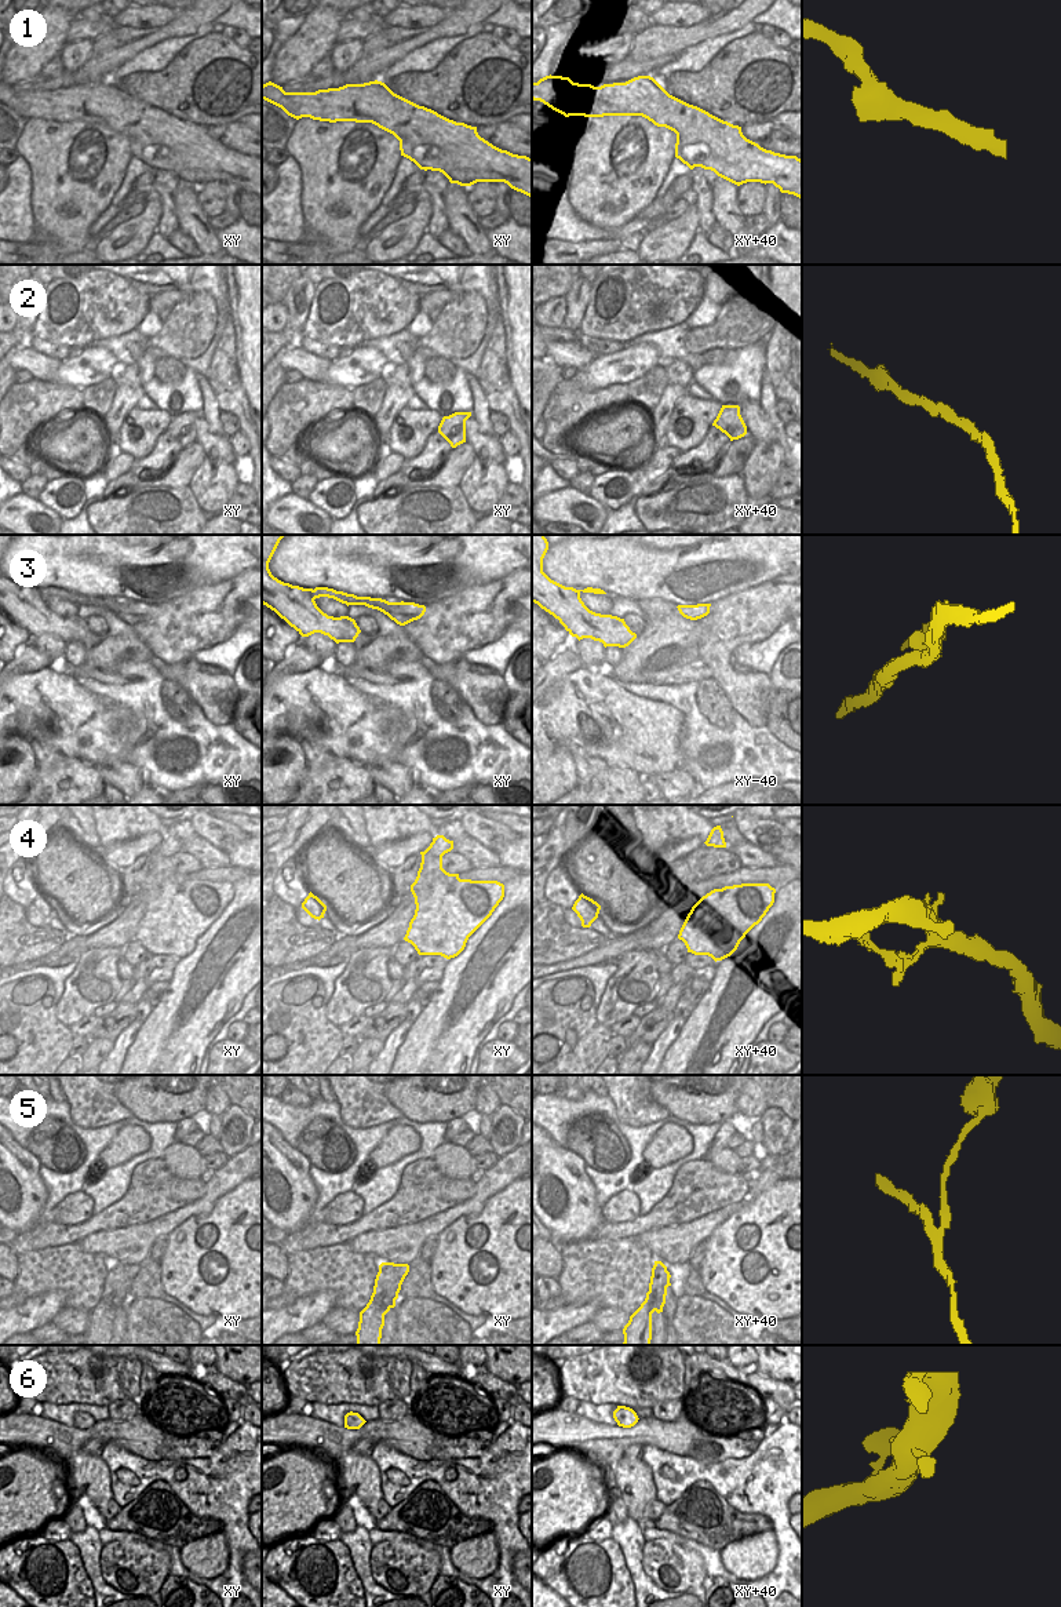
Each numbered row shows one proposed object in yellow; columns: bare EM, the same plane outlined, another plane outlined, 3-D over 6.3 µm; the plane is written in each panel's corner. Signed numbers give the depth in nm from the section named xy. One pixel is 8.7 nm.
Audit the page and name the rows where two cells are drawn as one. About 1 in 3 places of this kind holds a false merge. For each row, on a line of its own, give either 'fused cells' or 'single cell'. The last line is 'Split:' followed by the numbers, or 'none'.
1: single cell
2: single cell
3: fused cells
4: single cell
5: fused cells
6: single cell
Split: 3, 5

